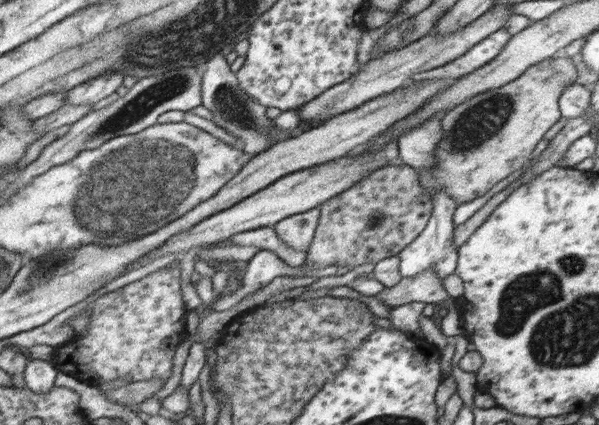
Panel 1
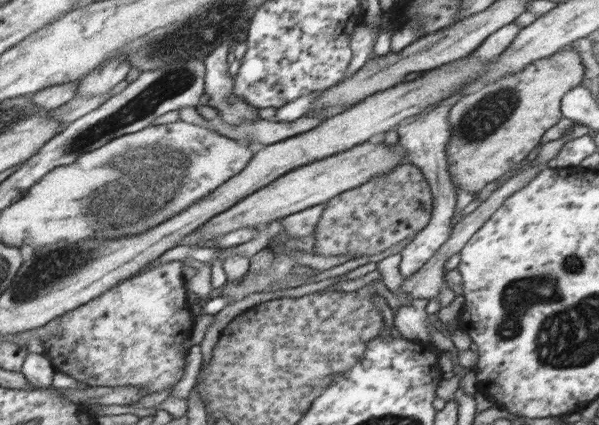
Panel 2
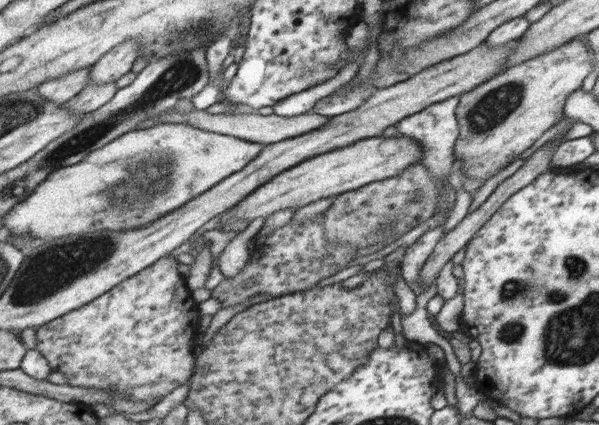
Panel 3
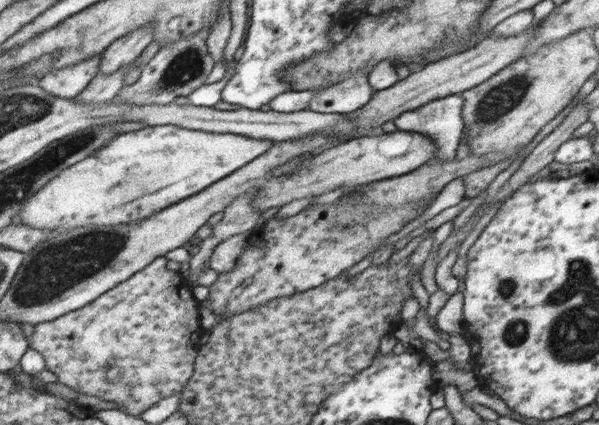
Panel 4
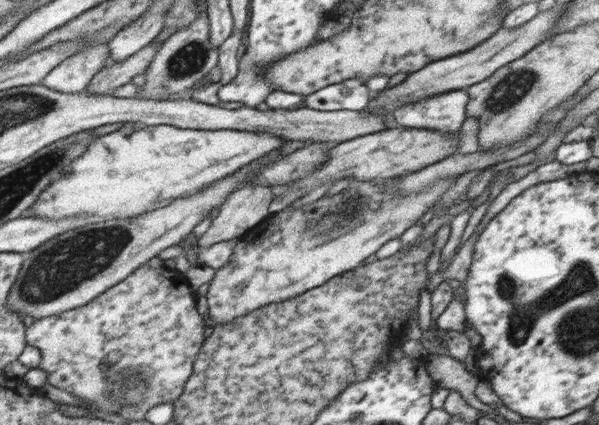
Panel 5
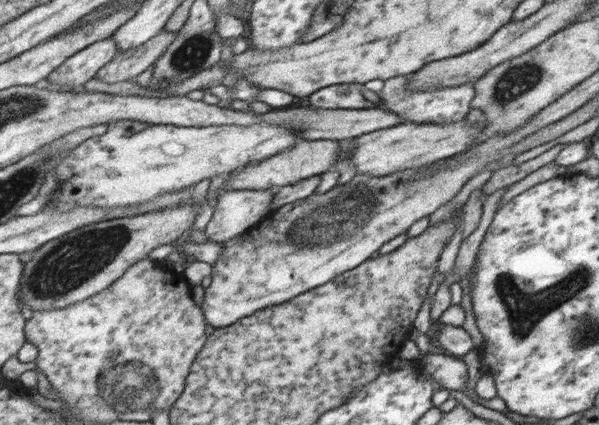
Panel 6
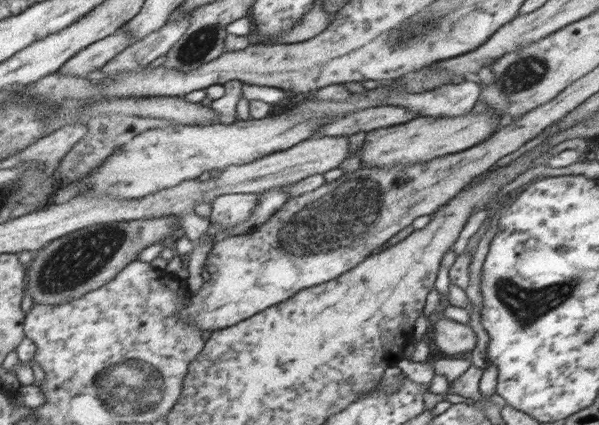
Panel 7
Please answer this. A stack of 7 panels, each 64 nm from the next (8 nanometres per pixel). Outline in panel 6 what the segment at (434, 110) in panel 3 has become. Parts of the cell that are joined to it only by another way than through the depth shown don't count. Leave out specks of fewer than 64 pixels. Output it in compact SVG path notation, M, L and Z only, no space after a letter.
M400 74L400 76L386 79L383 88L378 93L380 96L378 105L395 112L402 123L417 122L418 124L424 124L425 122L433 122L434 124L450 124L464 119L470 112L470 103L475 95L473 83L467 82L460 86L435 88L432 92L410 92L407 89L410 77Z

